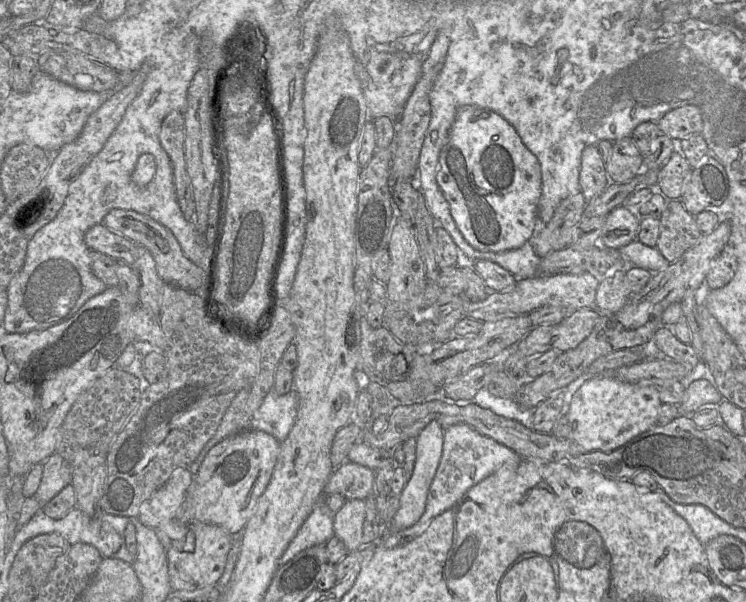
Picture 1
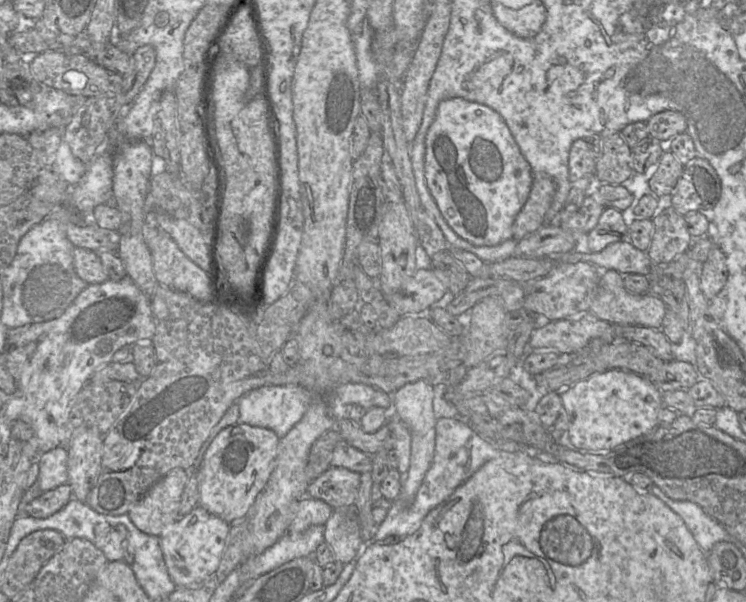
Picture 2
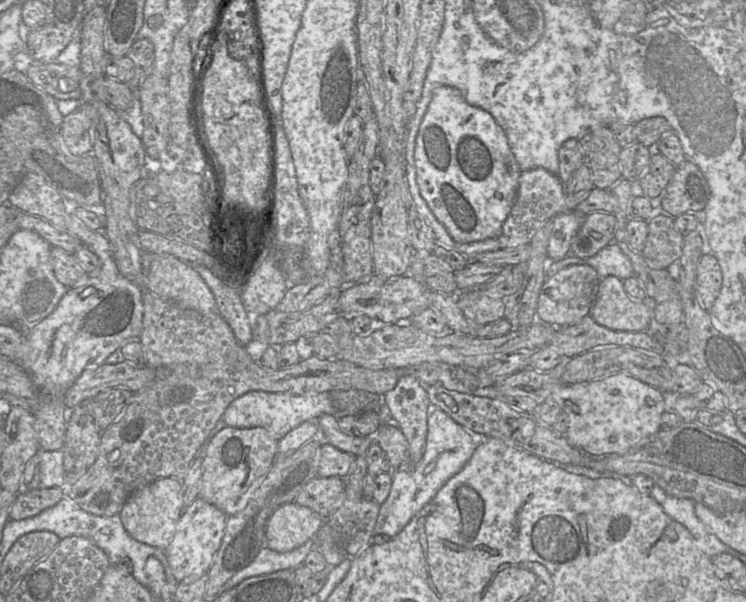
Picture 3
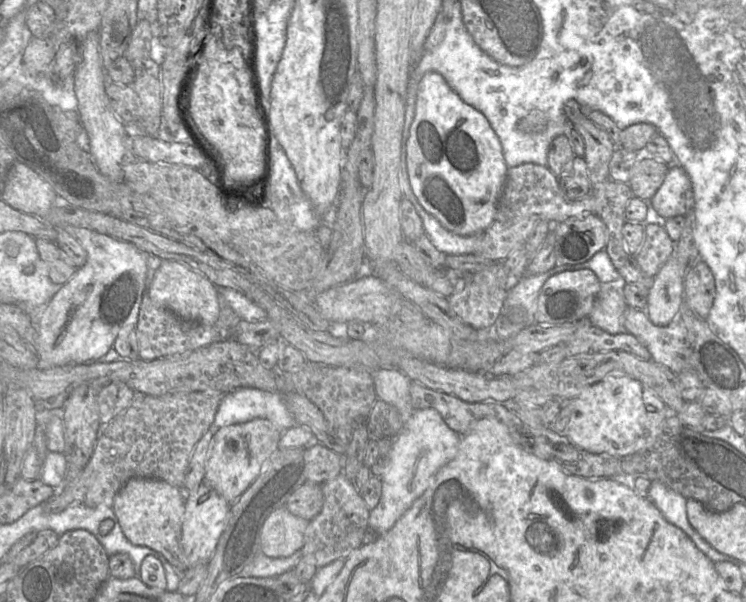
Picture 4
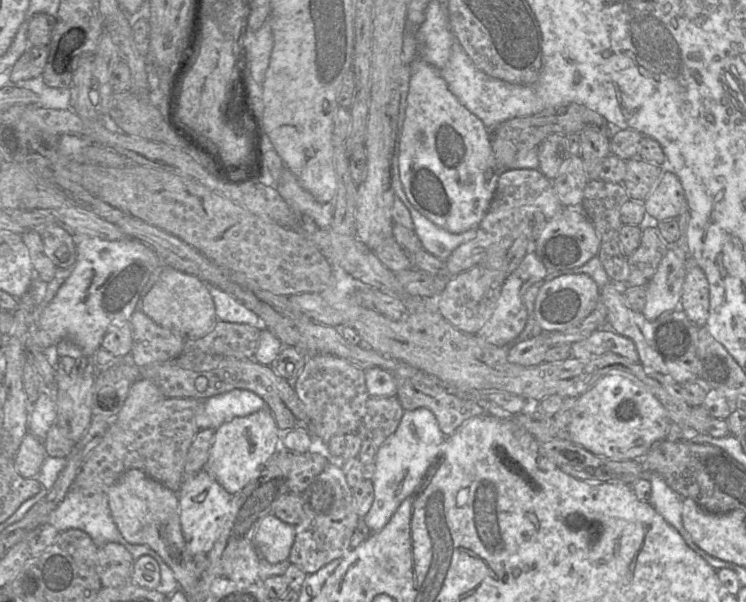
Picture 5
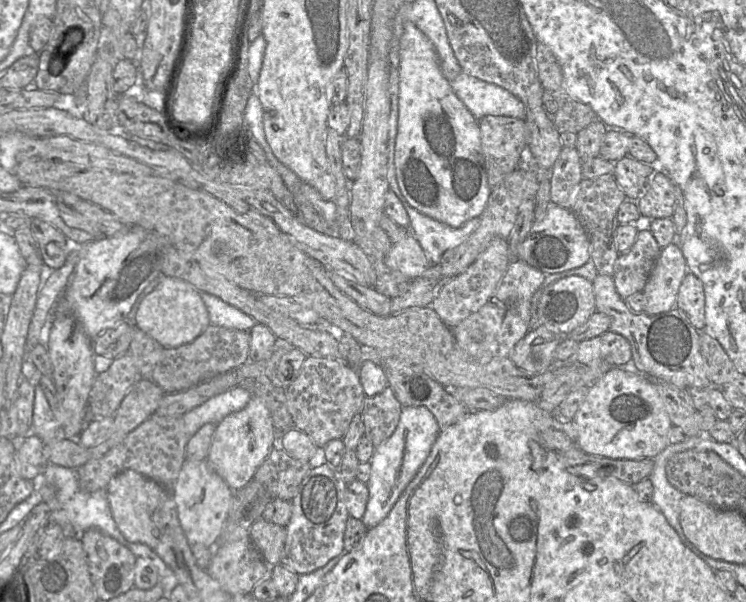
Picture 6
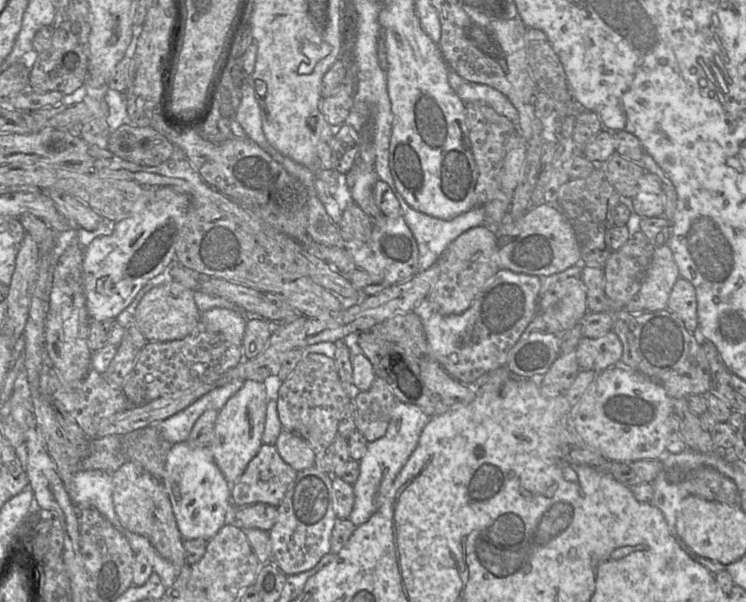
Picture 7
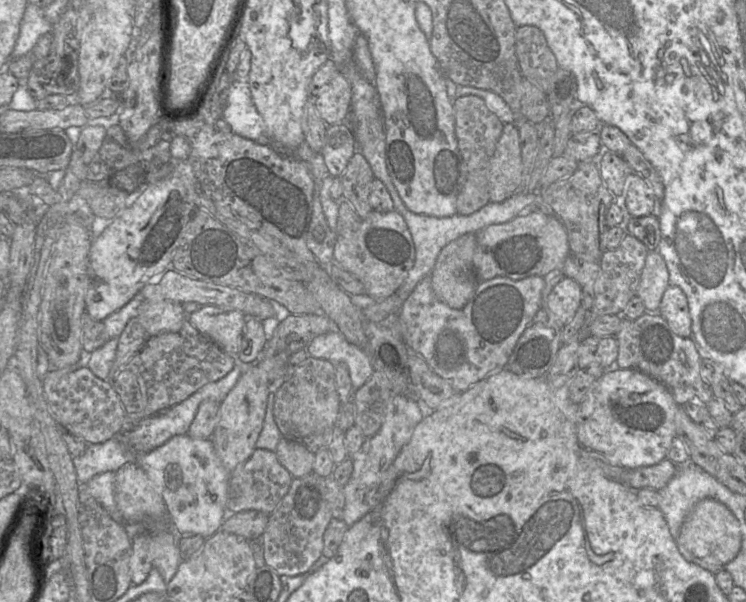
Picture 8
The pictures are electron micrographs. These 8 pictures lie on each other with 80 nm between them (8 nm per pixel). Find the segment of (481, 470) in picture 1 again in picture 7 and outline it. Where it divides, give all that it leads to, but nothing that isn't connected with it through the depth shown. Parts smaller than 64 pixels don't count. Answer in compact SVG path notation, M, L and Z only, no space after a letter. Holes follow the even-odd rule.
M395 402L385 435L368 443L365 455L359 460L359 477L353 484L354 506L349 516L356 527L367 522L379 509L395 478L417 447L421 432L430 419L417 405Z

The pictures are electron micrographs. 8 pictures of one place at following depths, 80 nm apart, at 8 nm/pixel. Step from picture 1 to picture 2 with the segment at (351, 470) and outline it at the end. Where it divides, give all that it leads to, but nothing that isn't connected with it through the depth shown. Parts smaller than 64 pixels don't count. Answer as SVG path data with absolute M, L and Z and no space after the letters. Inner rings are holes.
M331 467L308 485L306 495L322 500L333 509L353 506L358 496L361 473Z

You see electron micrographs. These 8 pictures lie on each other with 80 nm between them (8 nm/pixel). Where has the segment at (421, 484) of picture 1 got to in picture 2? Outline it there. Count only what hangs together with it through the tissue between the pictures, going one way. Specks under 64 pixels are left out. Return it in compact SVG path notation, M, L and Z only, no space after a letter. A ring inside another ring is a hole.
M417 380L405 384L392 393L391 417L395 416L402 421L411 433L411 456L408 471L403 476L403 485L400 498L406 502L412 502L419 490L431 464L435 453L436 421L433 412L434 386L425 380Z

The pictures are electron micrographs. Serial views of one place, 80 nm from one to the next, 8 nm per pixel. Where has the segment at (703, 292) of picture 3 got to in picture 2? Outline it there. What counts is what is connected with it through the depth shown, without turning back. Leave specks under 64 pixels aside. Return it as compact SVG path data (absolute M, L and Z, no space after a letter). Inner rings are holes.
M714 247L705 259L700 272L700 288L708 301L715 298L726 285L729 266L726 254Z

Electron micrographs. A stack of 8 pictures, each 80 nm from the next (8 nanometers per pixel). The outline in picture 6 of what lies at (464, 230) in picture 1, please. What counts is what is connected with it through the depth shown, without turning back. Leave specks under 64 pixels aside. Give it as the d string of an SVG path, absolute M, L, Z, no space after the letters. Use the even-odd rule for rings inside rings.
M408 20L403 22L399 38L398 69L398 130L394 163L399 188L417 211L451 227L460 227L468 220L481 216L492 191L485 169L478 120L457 97L443 75L431 41Z

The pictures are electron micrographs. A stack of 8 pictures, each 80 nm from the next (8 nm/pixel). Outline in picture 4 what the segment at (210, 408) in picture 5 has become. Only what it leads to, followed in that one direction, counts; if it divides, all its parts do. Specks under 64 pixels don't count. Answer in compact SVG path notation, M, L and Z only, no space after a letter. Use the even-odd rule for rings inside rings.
M238 388L222 397L212 426L221 428L256 418L269 420L281 433L297 425L278 393Z

